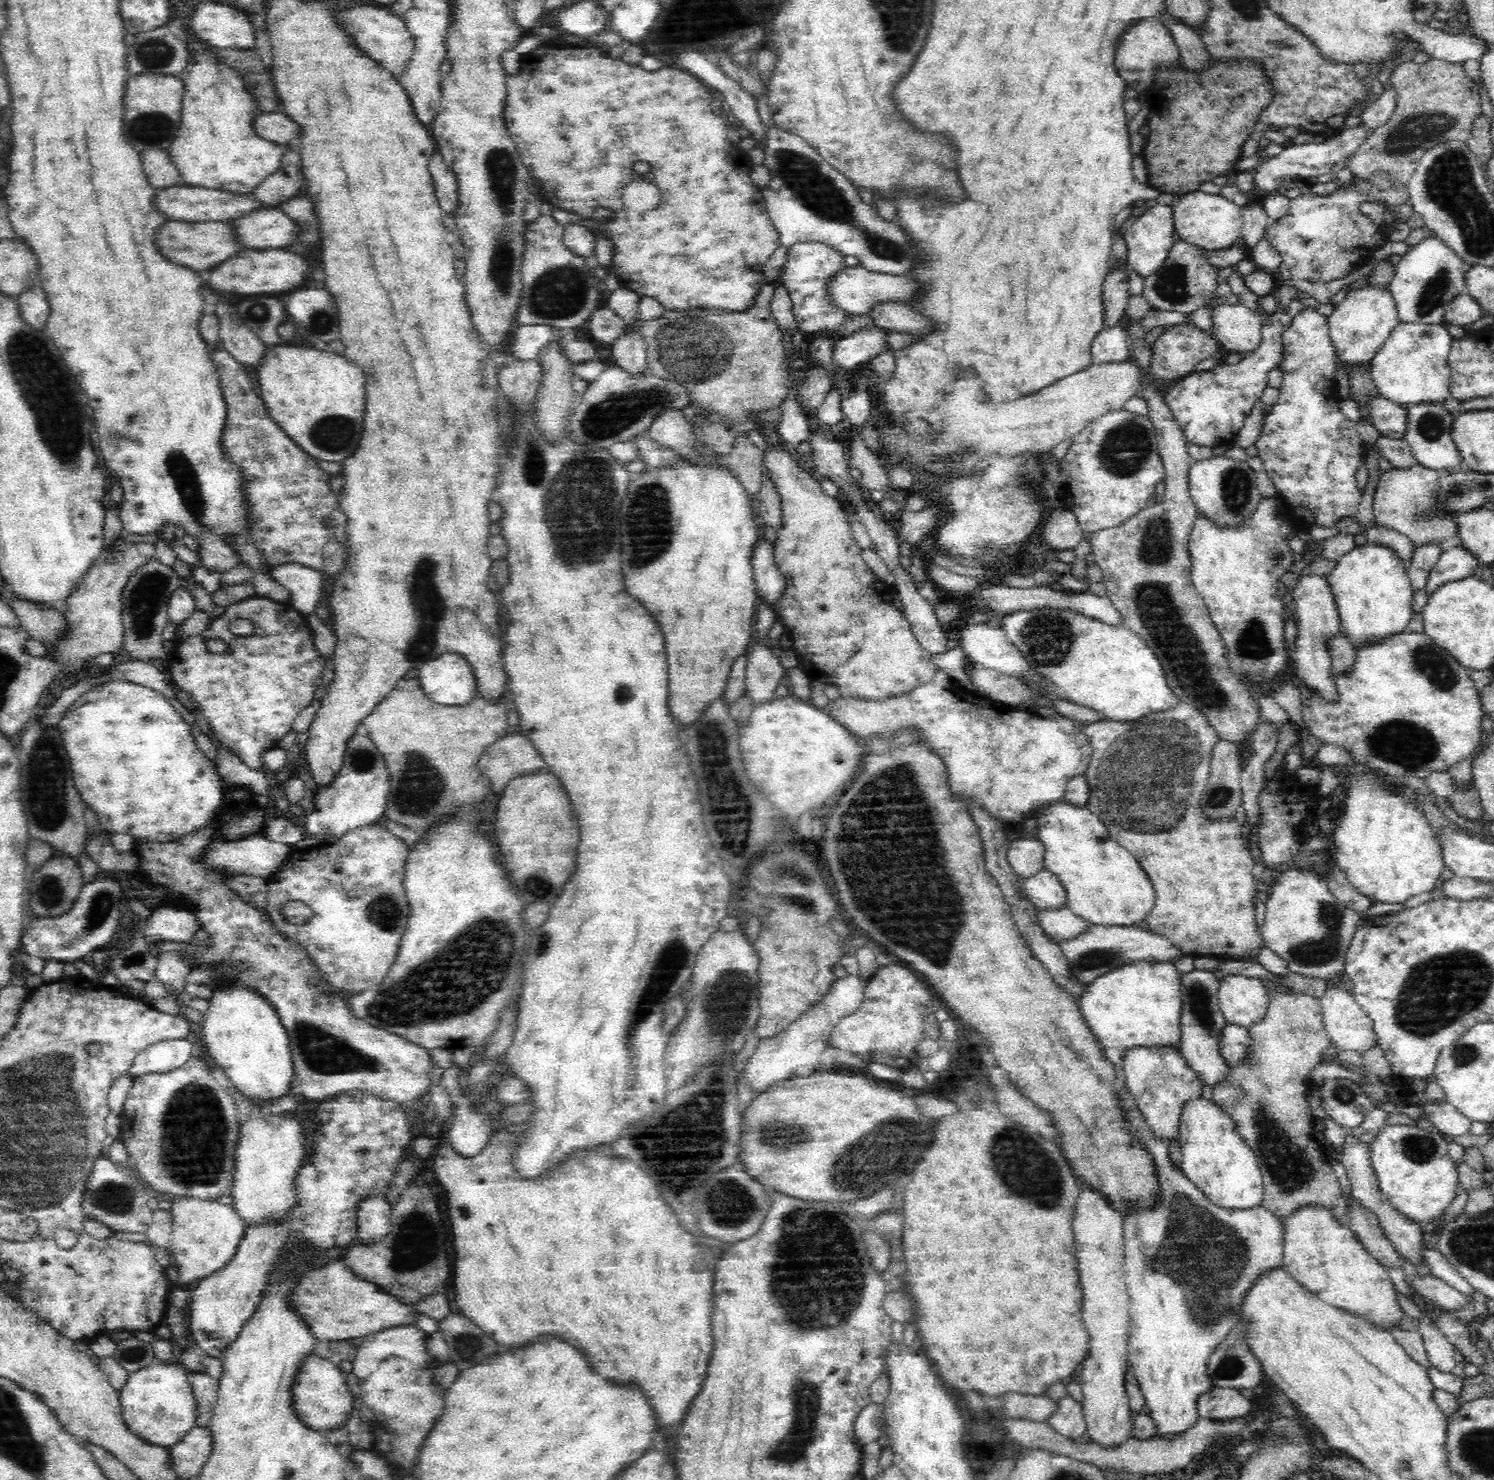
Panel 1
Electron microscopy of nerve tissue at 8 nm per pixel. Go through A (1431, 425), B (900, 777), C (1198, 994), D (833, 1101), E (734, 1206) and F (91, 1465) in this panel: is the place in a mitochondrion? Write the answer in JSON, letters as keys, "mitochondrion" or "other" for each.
{"A":"mitochondrion","B":"mitochondrion","C":"mitochondrion","D":"other","E":"mitochondrion","F":"other"}

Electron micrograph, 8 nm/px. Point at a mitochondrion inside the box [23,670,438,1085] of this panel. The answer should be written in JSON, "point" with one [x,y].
{"point":[50,810]}

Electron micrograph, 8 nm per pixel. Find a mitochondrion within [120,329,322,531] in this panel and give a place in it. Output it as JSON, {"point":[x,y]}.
{"point":[262,451]}

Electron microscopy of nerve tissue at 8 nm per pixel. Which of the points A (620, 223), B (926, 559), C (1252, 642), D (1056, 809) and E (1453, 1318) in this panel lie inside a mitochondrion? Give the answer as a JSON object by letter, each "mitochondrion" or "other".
{"A":"other","B":"other","C":"mitochondrion","D":"other","E":"other"}

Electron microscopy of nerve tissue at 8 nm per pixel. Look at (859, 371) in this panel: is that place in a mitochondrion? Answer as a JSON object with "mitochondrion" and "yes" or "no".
{"mitochondrion":"no"}

